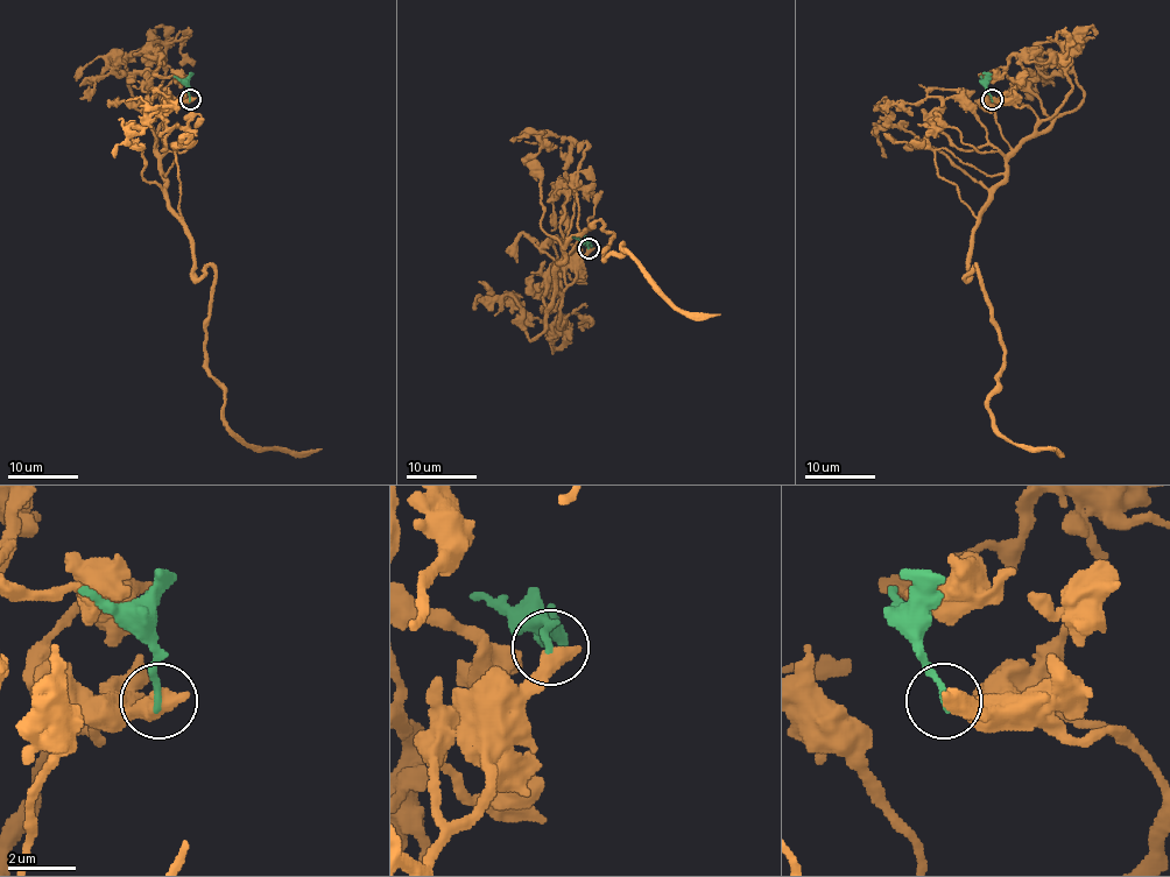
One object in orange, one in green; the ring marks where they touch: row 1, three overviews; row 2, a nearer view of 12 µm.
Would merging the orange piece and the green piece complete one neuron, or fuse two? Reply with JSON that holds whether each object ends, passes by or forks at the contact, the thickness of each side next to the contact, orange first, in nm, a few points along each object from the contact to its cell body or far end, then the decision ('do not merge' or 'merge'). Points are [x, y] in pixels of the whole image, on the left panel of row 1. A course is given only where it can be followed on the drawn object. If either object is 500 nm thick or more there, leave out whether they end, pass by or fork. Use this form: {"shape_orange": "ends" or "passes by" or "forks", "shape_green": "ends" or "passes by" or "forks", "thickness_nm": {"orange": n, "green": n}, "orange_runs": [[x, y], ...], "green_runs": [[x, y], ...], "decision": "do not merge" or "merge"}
{"thickness_nm": {"orange": 600, "green": 200}, "orange_runs": [[189, 99], [164, 115], [157, 157], [192, 274], [212, 267], [206, 370], [224, 423], [245, 444], [322, 448]], "green_runs": [[189, 99], [189, 91], [174, 75]], "decision": "do not merge"}

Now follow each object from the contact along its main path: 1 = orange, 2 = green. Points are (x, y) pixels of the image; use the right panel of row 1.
1: (992, 99), (1024, 105), (1037, 127), (982, 210), (964, 277), (978, 267), (1003, 353), (992, 423), (1058, 448)
2: (992, 99), (986, 82), (979, 75)

